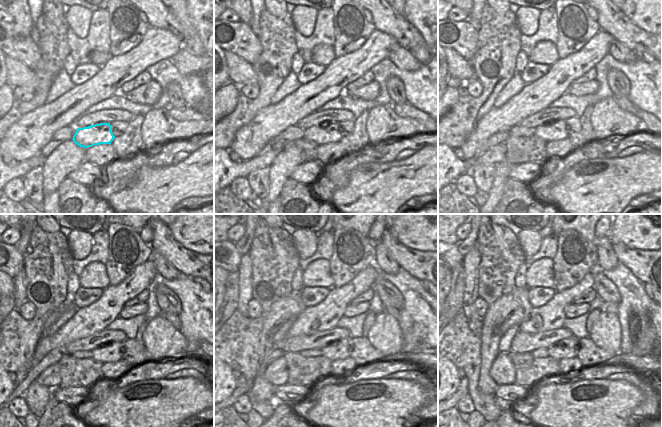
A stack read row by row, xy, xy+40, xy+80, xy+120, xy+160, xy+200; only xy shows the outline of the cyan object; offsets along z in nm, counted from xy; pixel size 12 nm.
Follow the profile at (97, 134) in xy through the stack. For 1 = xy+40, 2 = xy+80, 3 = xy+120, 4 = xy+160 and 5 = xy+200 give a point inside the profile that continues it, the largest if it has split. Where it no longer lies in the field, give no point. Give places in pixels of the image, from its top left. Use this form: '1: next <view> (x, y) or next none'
1: next xy+40 (325, 133)
2: next xy+80 (556, 130)
3: next xy+120 (111, 352)
4: next xy+160 (339, 350)
5: next xy+200 (567, 348)

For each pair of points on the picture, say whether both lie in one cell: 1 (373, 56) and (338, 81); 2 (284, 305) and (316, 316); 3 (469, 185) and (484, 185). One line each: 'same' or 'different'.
1: same
2: different
3: different

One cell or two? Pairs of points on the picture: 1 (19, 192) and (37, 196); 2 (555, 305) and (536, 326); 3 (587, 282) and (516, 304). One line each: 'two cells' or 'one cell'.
1: two cells
2: one cell
3: two cells

